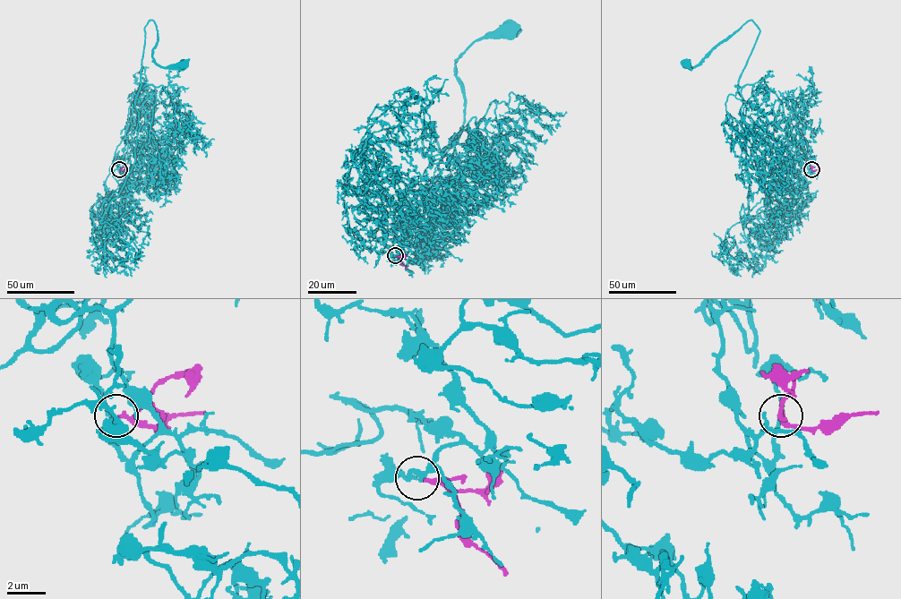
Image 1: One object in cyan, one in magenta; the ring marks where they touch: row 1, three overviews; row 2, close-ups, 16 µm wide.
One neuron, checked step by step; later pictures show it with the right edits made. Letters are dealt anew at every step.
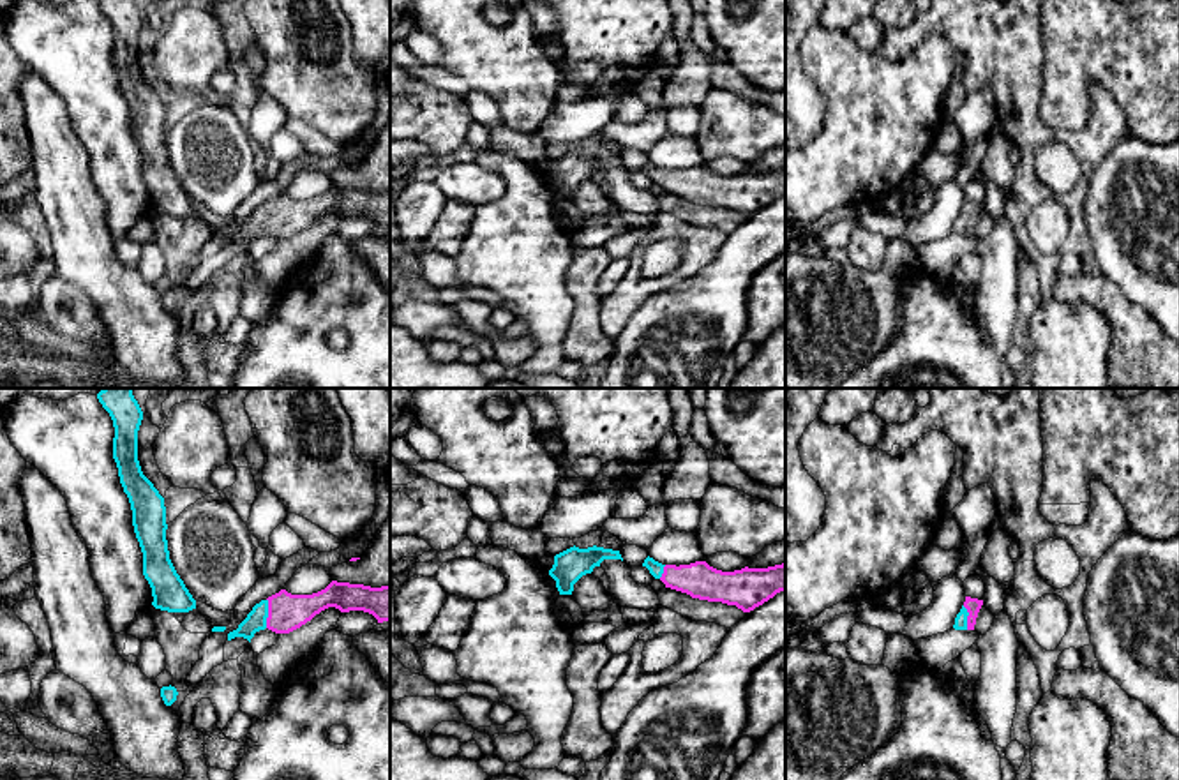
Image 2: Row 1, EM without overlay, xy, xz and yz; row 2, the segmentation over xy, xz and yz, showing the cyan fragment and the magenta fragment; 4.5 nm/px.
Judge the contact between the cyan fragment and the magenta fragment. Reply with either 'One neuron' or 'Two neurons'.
One neuron

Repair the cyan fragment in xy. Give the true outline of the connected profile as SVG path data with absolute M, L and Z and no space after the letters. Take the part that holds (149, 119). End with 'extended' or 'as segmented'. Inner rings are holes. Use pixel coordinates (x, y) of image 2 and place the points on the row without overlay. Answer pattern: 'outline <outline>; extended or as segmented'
outline M97 0L97 4L113 25L113 64L131 108L132 131L143 157L143 180L152 192L152 210L168 217L189 217L196 214L196 205L169 164L164 102L143 79L138 65L143 16L134 0Z; as segmented

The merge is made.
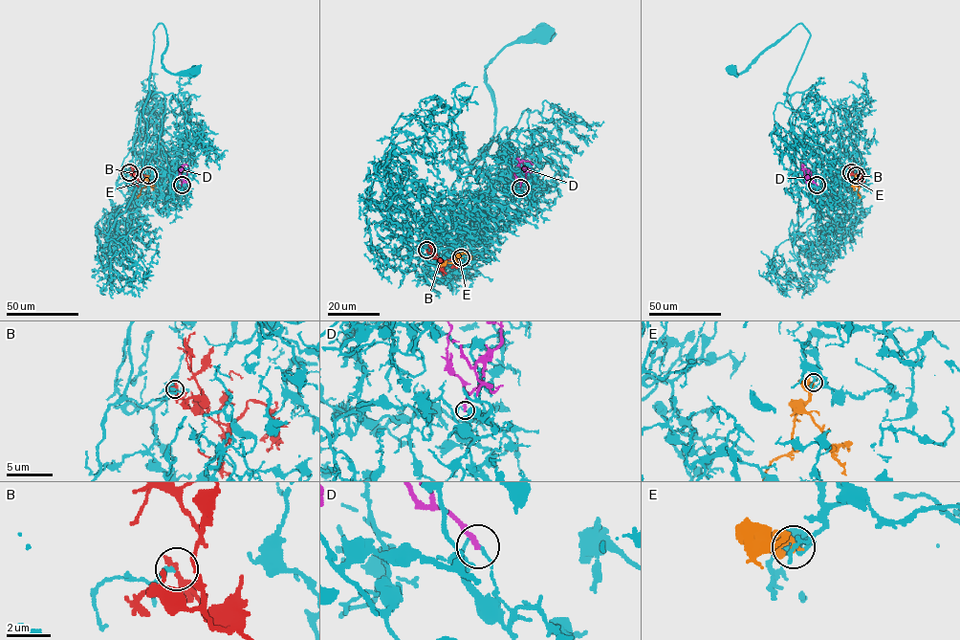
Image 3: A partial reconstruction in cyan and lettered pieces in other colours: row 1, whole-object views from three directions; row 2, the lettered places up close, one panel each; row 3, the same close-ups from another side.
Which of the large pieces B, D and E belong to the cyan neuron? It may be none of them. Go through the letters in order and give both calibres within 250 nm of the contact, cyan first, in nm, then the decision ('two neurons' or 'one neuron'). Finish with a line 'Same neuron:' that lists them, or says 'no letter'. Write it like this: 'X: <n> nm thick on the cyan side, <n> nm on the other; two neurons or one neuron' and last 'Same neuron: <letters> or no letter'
B: 190 nm thick on the cyan side, 300 nm on the other; one neuron
D: 100 nm thick on the cyan side, 240 nm on the other; two neurons
E: 190 nm thick on the cyan side, 360 nm on the other; two neurons
Same neuron: B

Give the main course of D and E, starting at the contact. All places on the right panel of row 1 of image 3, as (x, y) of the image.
D: (817, 185), (805, 176), (804, 165)
E: (856, 176), (860, 198)

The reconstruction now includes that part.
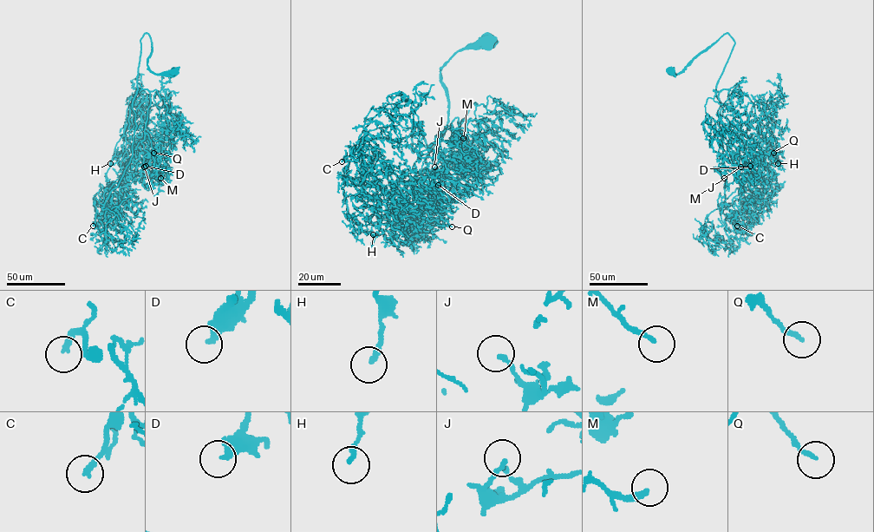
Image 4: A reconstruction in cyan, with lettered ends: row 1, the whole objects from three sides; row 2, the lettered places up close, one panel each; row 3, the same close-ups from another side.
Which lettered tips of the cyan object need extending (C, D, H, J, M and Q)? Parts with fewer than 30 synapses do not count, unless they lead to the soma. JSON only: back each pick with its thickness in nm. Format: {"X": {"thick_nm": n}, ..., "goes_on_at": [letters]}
{"C": {"thick_nm": 180}, "H": {"thick_nm": 200}, "M": {"thick_nm": 190}, "goes_on_at": ["C", "H", "M"]}

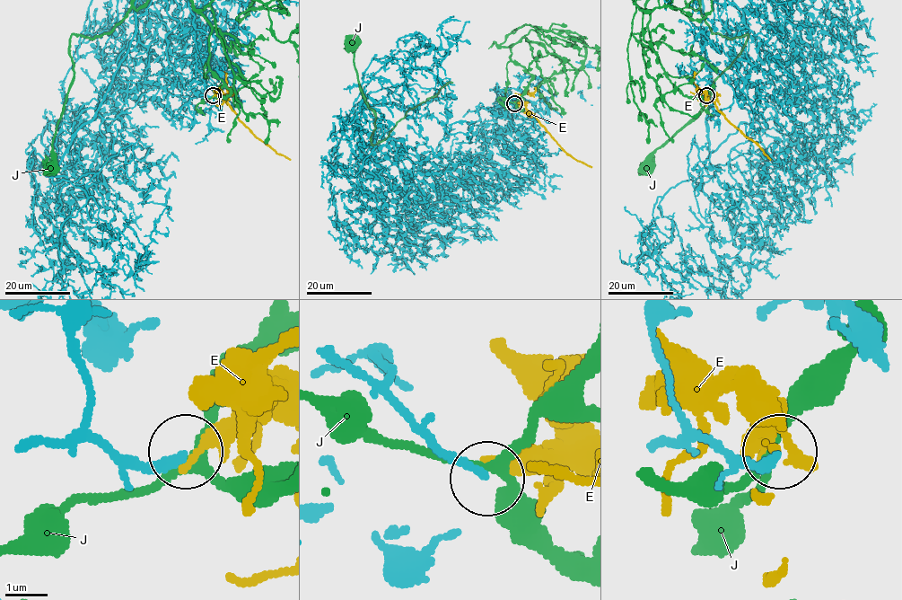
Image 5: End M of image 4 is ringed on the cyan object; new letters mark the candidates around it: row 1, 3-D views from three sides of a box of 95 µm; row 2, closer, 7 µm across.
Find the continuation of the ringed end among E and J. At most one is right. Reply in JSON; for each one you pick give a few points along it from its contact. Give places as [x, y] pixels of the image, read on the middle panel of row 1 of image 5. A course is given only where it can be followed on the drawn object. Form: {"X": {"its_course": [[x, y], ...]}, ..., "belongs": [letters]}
{"belongs": []}

